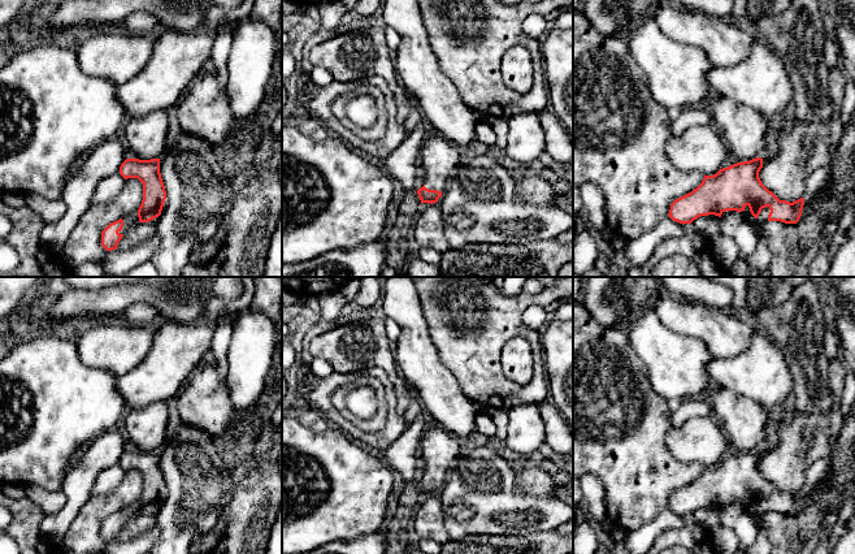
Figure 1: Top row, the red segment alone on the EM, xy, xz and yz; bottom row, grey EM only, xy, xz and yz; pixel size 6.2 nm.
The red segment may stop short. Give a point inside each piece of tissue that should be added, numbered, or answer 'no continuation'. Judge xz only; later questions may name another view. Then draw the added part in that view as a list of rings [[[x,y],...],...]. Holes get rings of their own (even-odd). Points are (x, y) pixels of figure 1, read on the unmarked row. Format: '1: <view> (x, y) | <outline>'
1: xz (438, 449) | [[[446,429],[425,430],[418,456],[424,462],[424,476],[429,481],[443,482],[453,460],[460,456],[460,445]]]

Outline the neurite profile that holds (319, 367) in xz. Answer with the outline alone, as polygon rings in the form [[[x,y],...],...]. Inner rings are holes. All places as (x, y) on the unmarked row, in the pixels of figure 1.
[[[313,358],[309,364],[304,367],[309,375],[314,377],[327,377],[334,372],[334,368],[322,358]]]

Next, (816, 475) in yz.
[[[837,437],[830,440],[829,451],[825,456],[807,466],[804,472],[806,493],[813,494],[823,488],[833,472],[833,454],[836,451]]]

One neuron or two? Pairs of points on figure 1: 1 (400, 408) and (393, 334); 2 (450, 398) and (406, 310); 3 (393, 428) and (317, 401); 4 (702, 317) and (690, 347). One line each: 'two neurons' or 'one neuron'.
1: two neurons
2: one neuron
3: one neuron
4: two neurons

